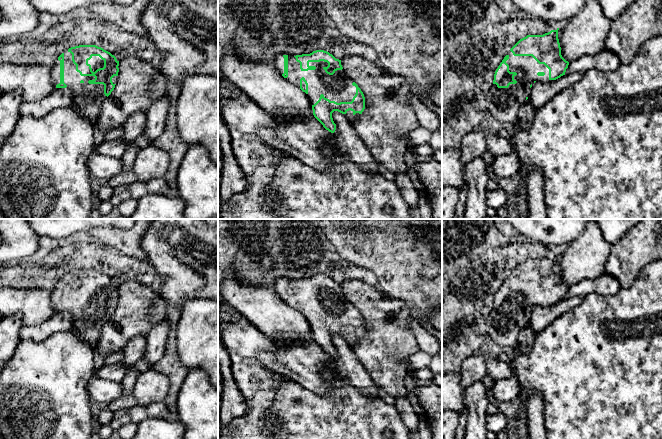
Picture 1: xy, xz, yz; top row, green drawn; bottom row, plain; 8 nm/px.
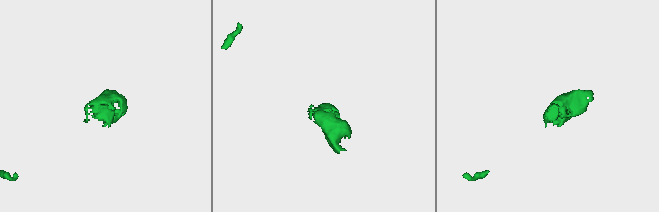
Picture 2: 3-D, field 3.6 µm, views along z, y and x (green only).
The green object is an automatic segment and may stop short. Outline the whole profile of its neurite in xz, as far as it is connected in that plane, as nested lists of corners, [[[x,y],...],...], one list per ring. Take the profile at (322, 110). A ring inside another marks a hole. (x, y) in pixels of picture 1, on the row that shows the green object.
[[[316,50],[310,54],[278,55],[275,58],[275,68],[290,83],[305,92],[312,105],[314,117],[331,133],[336,130],[332,113],[338,111],[344,114],[351,124],[365,109],[365,97],[358,85],[344,72],[341,60],[324,50]]]

